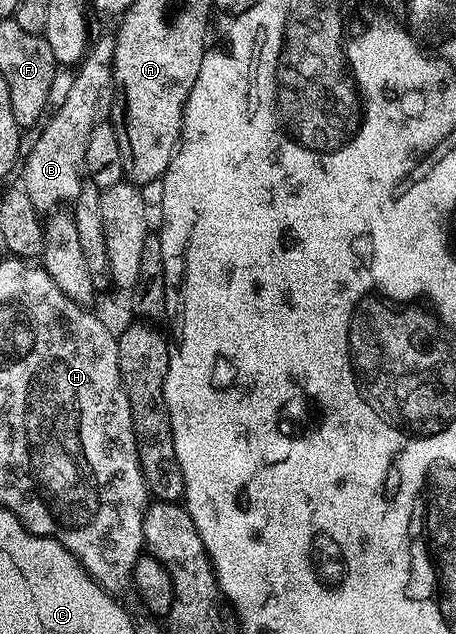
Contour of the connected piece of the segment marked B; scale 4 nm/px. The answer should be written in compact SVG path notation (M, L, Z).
M115 39L100 40L91 45L90 51L80 60L75 69L76 77L68 80L70 90L61 108L47 117L41 130L41 137L34 150L23 157L24 181L22 187L37 213L52 214L61 206L74 202L80 193L82 165L86 154L86 141L90 130L109 115L114 89L112 86L112 51Z

